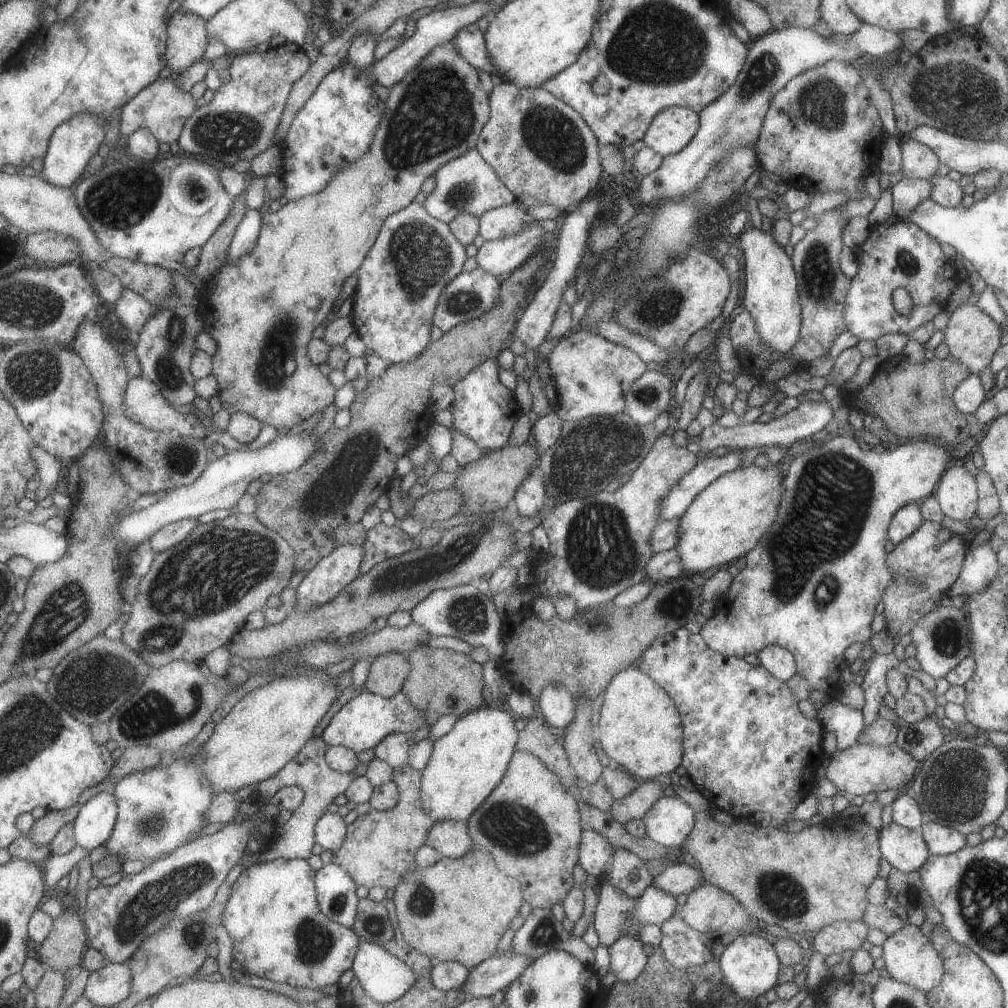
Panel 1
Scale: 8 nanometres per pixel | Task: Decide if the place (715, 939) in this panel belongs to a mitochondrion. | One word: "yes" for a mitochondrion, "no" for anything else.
no

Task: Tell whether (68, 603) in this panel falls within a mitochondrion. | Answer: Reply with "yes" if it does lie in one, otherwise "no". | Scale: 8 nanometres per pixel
yes

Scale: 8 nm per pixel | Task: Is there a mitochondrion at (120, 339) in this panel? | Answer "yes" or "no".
no

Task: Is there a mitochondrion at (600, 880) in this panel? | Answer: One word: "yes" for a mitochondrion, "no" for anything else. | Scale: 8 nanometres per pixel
no

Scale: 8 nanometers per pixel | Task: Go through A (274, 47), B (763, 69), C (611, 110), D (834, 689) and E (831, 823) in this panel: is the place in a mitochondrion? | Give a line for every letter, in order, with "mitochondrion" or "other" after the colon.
A: other
B: mitochondrion
C: other
D: other
E: other

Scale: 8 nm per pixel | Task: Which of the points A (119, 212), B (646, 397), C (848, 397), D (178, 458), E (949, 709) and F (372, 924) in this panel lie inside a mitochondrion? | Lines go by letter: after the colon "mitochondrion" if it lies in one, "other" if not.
A: mitochondrion
B: mitochondrion
C: other
D: mitochondrion
E: other
F: mitochondrion

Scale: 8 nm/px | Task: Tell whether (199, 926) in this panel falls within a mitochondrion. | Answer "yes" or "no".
yes

